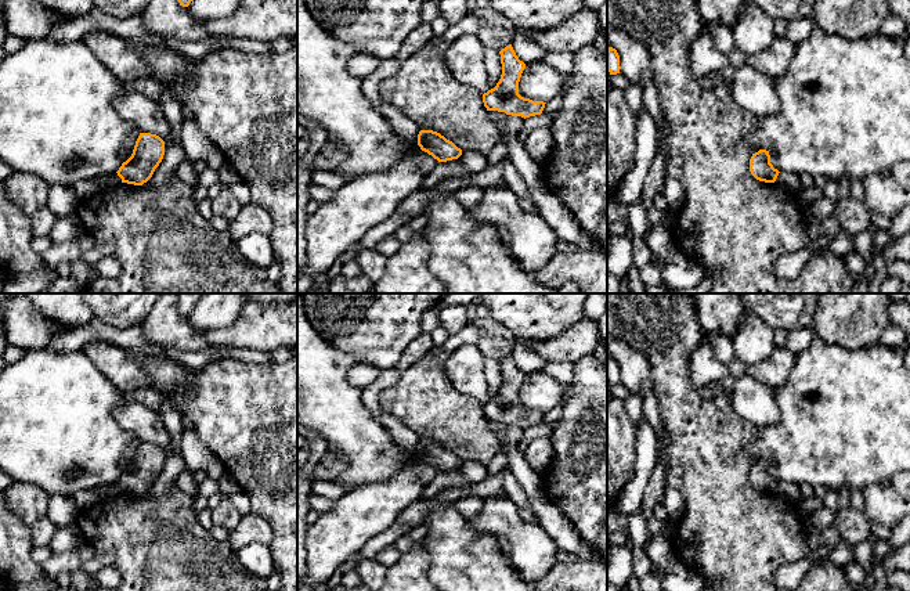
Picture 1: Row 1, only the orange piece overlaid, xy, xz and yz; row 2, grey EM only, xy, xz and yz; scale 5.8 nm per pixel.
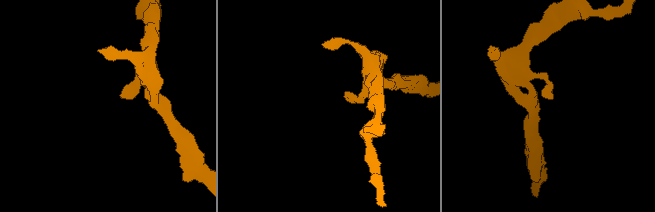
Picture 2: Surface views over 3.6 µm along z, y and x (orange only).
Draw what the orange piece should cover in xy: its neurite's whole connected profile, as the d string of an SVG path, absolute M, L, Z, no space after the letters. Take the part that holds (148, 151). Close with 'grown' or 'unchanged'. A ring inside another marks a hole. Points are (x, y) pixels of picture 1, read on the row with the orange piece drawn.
M140 133L131 156L122 163L118 176L122 183L142 185L147 183L165 155L165 141L151 133Z; unchanged

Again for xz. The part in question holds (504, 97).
M512 44L499 51L502 75L496 86L483 94L483 102L487 111L505 112L512 116L530 118L541 115L544 101L532 101L519 94L519 82L526 64L519 60Z; unchanged

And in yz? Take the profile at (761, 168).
M759 149L758 152L752 154L750 159L750 172L756 180L765 183L774 183L780 173L770 163L770 155L766 149Z; unchanged

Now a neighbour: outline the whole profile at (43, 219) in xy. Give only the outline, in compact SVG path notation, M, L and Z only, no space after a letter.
M41 206L36 212L30 215L30 223L35 237L46 237L54 227L57 217L54 213L47 208Z

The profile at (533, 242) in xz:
M492 185L484 190L483 201L469 209L469 213L485 223L494 226L505 226L510 231L509 249L512 255L520 262L521 267L534 274L544 266L557 251L557 234L553 228L544 220L539 213L527 213L519 205L519 197L509 188Z

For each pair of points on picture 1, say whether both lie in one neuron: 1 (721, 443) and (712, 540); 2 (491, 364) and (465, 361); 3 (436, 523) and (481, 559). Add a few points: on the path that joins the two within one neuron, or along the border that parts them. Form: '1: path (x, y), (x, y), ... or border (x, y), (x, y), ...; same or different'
1: path (717, 467), (717, 516); same
2: border (484, 357), (484, 377), (493, 395); different
3: path (447, 534), (470, 558); same

